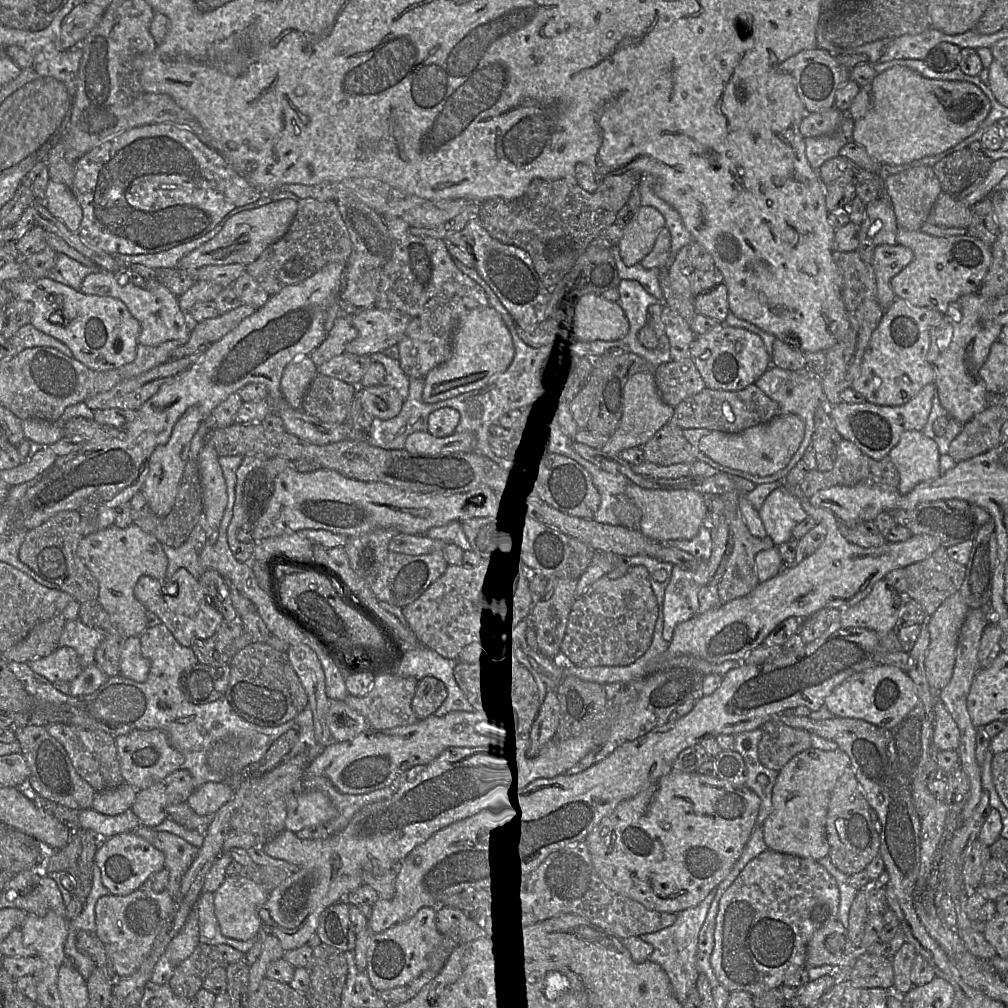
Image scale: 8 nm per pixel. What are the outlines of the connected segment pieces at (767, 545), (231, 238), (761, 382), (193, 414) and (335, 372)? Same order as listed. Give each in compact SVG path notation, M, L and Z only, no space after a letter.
M735 490L722 495L707 496L708 518L710 513L723 513L729 524L733 541L733 549L728 558L725 572L717 585L721 604L744 597L757 587L760 582L757 575L755 557L761 551L777 547L768 535L760 539L750 533L741 513L740 495L742 494Z
M284 199L240 212L227 220L214 238L182 257L176 268L192 273L208 265L238 263L247 266L254 262L268 246L286 234L297 213L297 209L297 201Z
M772 365L755 381L754 384L770 399L779 404L780 415L794 414L799 416L805 423L803 440L785 468L773 475L765 477L754 476L741 471L741 475L739 475L739 477L752 482L756 486L784 480L787 474L802 459L806 450L811 445L812 435L814 432L814 413L820 405L826 404L826 401L820 375L810 371L807 367L798 371L790 371L780 369L779 367Z
M197 406L189 407L175 423L168 442L157 446L150 455L148 475L140 491L151 511L159 517L165 517L173 508L183 471L189 460L190 444L201 422L203 415L200 409Z
M343 352L317 367L317 373L359 386L363 375L373 361L369 355L358 356Z

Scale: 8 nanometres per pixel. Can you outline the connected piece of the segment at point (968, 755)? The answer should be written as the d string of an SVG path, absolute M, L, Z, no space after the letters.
M986 609L969 610L959 631L952 677L949 683L940 692L936 693L936 697L944 703L960 730L960 743L957 751L961 768L970 782L969 798L962 810L963 823L972 816L983 792L982 770L975 756L977 728L973 725L967 709L967 696L975 675L981 669L978 660L980 639L984 629L990 622L990 611L986 611Z

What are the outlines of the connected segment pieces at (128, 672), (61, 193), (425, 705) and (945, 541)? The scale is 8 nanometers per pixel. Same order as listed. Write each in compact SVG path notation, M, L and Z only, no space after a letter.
M139 637L125 640L120 659L120 675L136 682L145 682L150 671L150 661L143 657Z
M49 180L45 191L46 208L72 232L78 233L82 221L82 208L72 190L63 183Z
M426 676L419 680L411 707L419 720L433 715L447 697L445 685L435 677Z
M959 499L922 502L911 510L893 510L889 513L898 525L906 527L912 535L938 537L946 549L967 540L973 541L979 530L970 503Z

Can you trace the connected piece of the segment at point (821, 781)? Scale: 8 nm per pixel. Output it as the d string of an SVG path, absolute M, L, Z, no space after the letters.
M810 747L795 755L781 768L773 786L772 811L763 823L763 837L769 849L816 861L828 855L830 846L826 820L829 801L837 780L849 766L849 756L840 749L824 751Z

